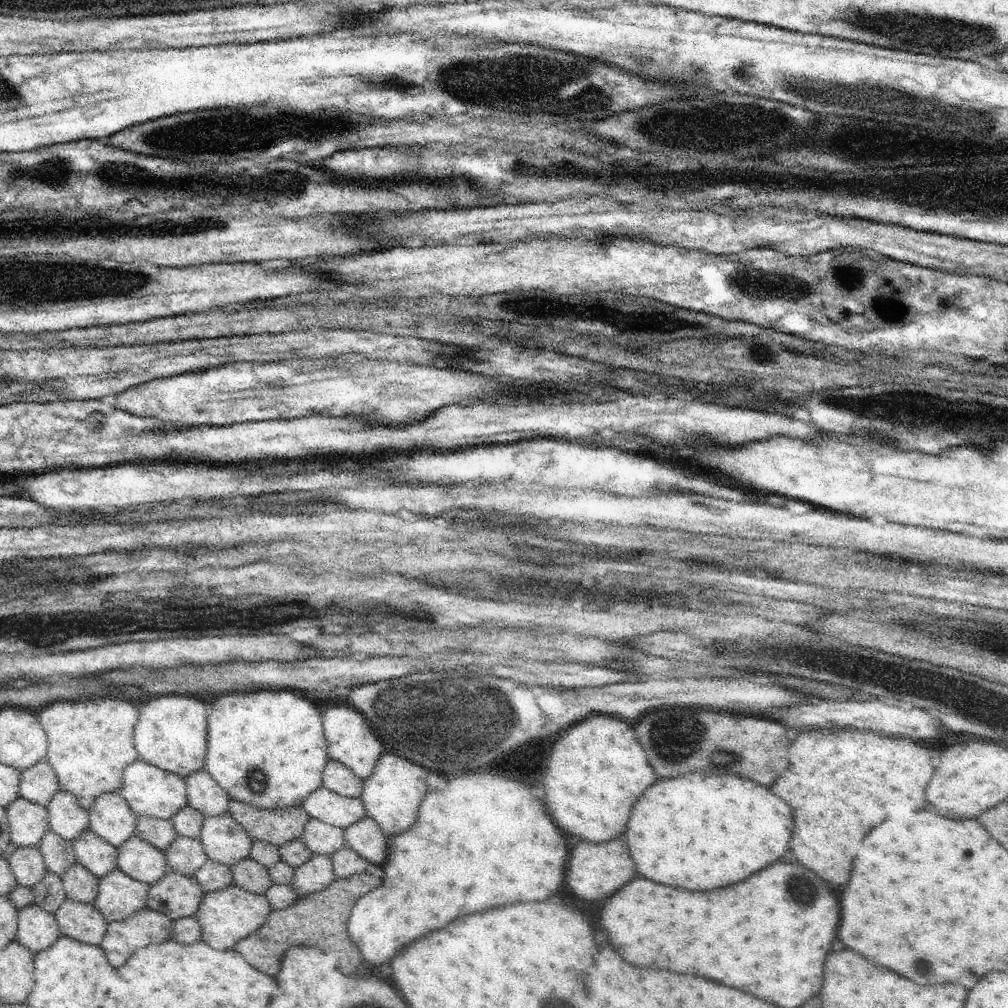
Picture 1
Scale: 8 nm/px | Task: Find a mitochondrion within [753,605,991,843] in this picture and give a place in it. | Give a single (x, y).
(876, 669)

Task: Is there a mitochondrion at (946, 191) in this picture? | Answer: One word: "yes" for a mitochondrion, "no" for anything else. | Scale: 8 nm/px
yes

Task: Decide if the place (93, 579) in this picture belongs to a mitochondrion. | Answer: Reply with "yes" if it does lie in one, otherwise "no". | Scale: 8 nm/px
no

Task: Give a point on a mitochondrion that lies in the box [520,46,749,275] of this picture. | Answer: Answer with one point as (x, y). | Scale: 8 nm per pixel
(634, 56)

